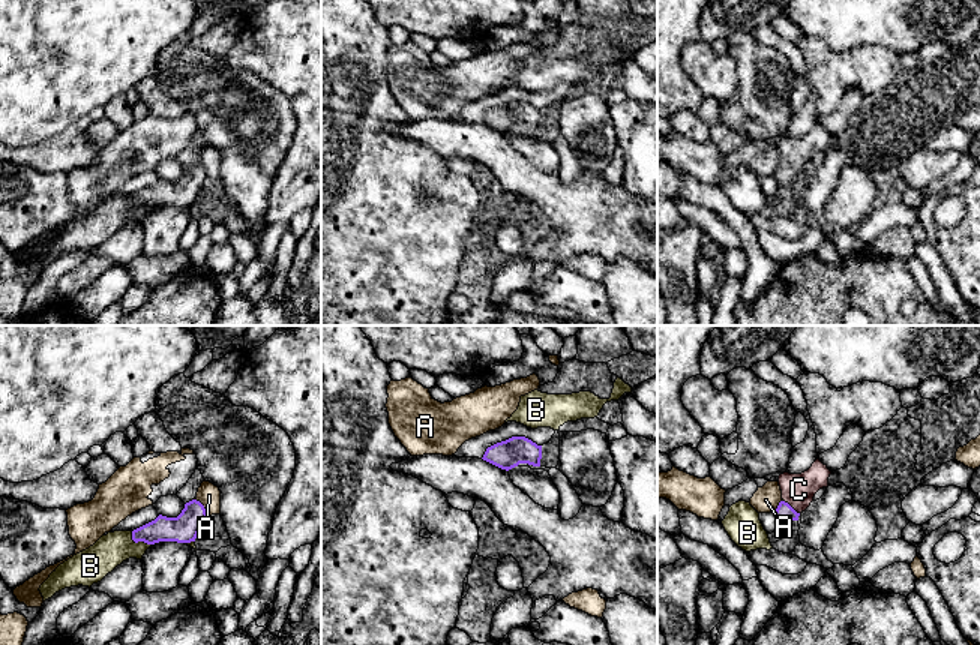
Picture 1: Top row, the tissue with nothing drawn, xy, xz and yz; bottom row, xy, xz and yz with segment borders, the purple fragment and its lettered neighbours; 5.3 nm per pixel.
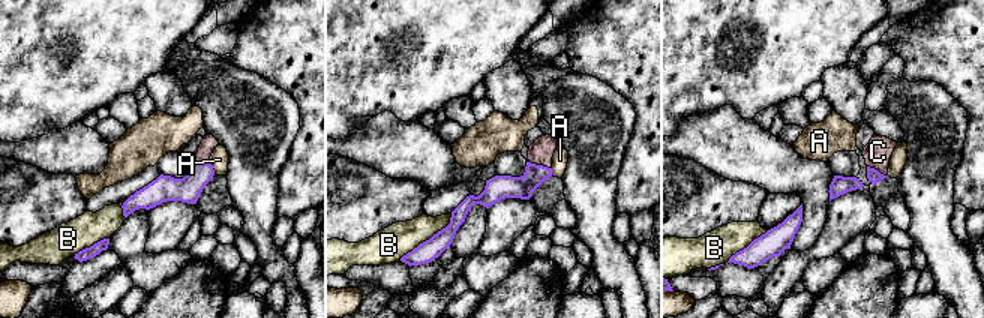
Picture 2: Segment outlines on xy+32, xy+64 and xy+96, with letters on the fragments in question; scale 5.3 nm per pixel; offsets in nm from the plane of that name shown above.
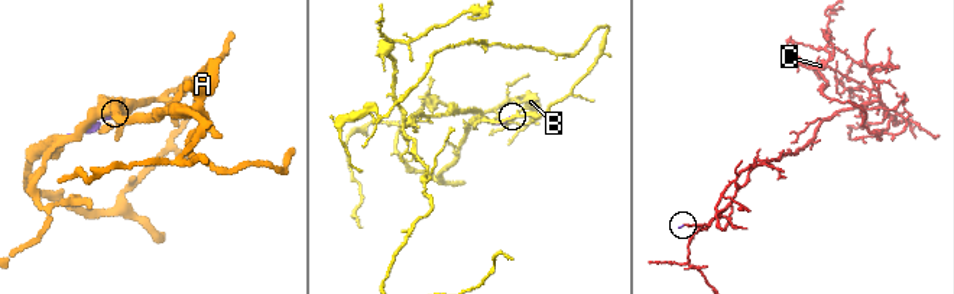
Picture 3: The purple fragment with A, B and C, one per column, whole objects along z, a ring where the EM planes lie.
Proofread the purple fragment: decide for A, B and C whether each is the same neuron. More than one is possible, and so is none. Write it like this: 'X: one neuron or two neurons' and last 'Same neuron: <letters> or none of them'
A: two neurons
B: two neurons
C: one neuron
Same neuron: C

